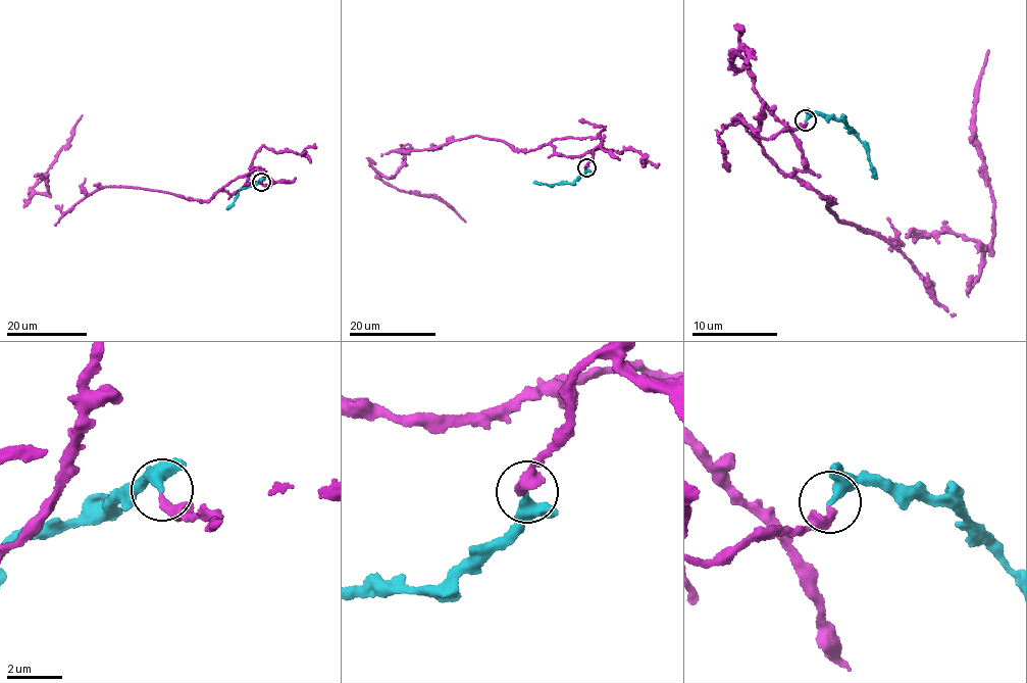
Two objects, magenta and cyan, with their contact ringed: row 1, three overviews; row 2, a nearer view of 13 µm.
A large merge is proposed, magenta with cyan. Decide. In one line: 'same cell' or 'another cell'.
same cell

